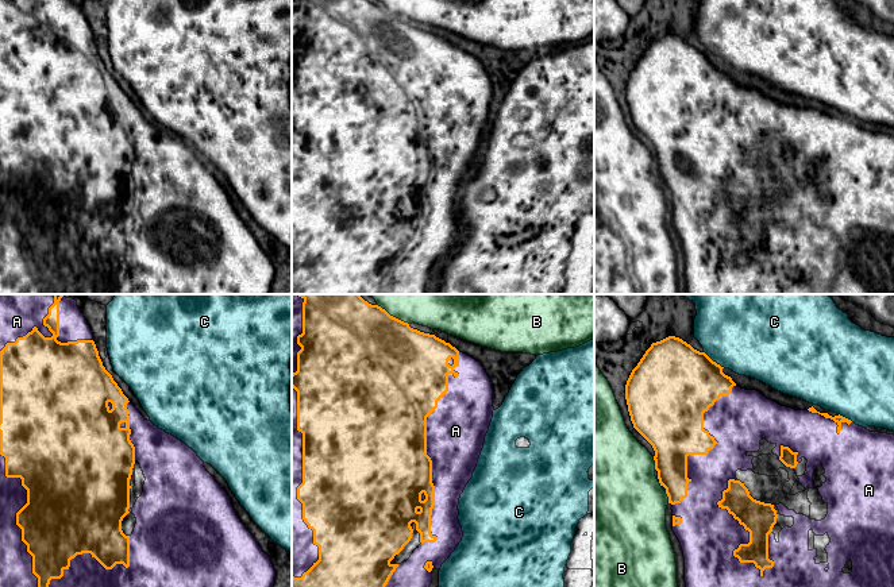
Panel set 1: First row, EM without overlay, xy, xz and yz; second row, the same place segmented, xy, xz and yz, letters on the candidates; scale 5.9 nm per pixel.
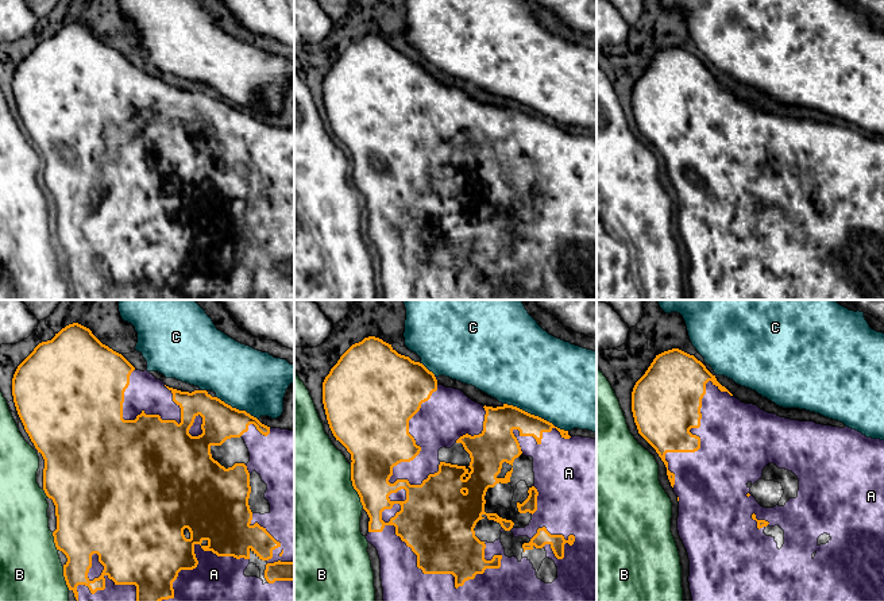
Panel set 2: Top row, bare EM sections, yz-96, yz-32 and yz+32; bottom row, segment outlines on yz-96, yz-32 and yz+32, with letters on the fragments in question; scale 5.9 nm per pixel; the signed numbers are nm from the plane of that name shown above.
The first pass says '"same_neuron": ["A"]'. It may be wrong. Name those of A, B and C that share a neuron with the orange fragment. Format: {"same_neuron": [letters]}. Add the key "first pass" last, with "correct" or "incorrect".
{"same_neuron": ["A"], "first pass": "correct"}

